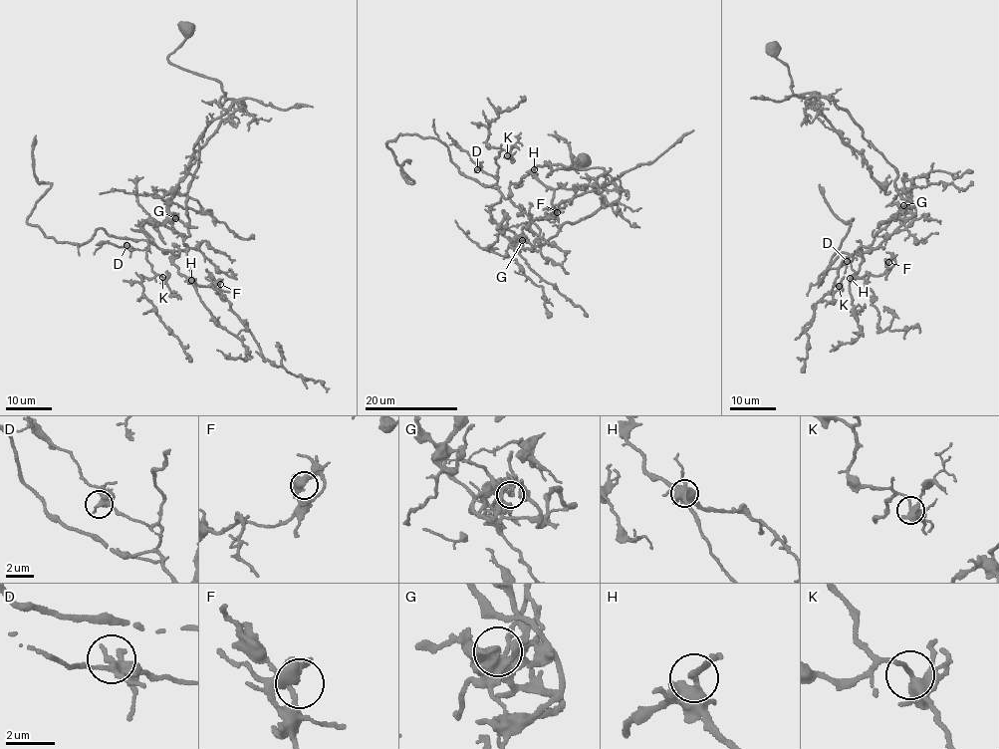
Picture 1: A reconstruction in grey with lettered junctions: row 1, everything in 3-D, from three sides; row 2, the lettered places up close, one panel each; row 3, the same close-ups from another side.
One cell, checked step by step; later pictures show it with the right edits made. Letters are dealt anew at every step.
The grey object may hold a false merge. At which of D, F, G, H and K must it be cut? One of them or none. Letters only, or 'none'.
G

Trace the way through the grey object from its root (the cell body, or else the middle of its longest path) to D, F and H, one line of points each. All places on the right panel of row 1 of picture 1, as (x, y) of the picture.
D: (906, 212), (891, 217), (875, 234), (874, 242), (860, 246), (852, 255), (852, 261), (847, 261)
F: (906, 212), (891, 217), (875, 234), (873, 248), (858, 251), (862, 263), (854, 274), (879, 275), (888, 262)
H: (906, 212), (891, 217), (875, 234), (870, 246), (873, 248), (858, 251), (862, 254), (862, 264), (850, 278)

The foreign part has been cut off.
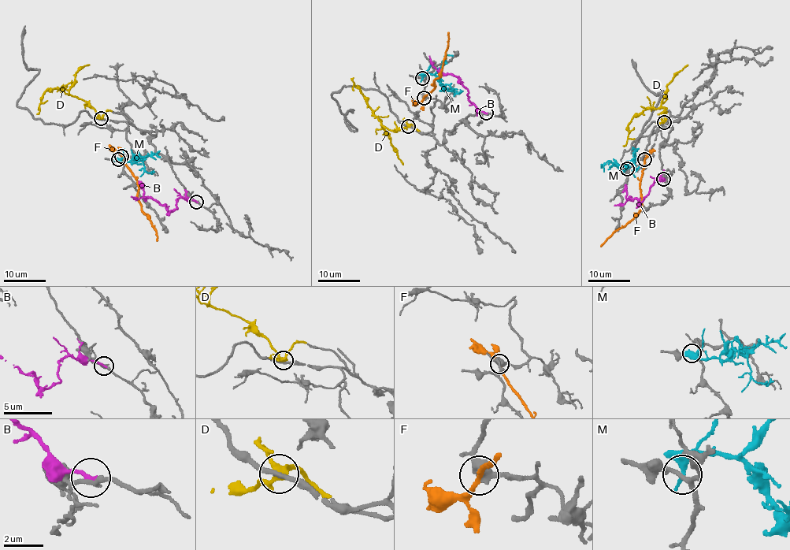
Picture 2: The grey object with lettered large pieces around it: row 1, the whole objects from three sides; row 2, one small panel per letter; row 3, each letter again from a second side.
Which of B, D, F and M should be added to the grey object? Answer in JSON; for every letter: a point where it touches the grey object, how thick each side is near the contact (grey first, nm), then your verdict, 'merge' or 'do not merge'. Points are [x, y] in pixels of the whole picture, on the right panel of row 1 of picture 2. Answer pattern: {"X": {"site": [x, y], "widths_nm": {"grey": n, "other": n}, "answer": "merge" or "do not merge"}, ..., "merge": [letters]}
{"B": {"site": [663, 179], "widths_nm": {"grey": 240, "other": 200}, "answer": "do not merge"}, "D": {"site": [664, 122], "widths_nm": {"grey": 240, "other": 280}, "answer": "merge"}, "F": {"site": [644, 159], "widths_nm": {"grey": 400, "other": 240}, "answer": "do not merge"}, "M": {"site": [627, 169], "widths_nm": {"grey": 200, "other": 300}, "answer": "do not merge"}, "merge": ["D"]}

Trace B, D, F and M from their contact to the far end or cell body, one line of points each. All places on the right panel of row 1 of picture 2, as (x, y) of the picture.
B: (664, 179), (654, 180), (641, 202), (630, 198), (624, 204), (613, 206)
D: (664, 121), (666, 109), (664, 107), (649, 109), (636, 114), (628, 126), (628, 142), (624, 146)
F: (644, 158), (639, 213), (613, 233), (601, 246)
M: (627, 169), (623, 170), (632, 161), (635, 165), (633, 172), (639, 166)

